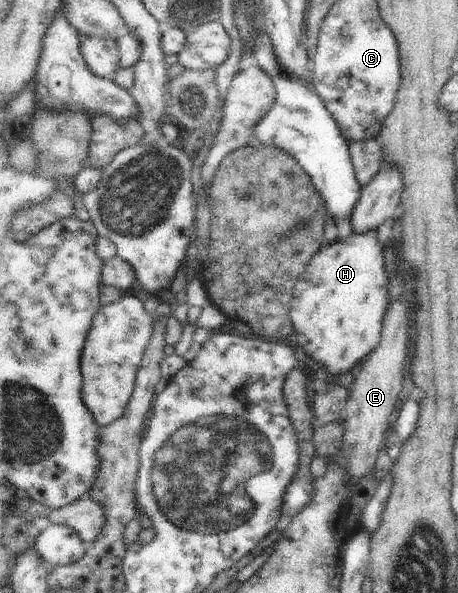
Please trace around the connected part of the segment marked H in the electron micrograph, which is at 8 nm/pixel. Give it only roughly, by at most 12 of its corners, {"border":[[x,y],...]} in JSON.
{"border":[[378,232],[324,247],[291,310],[329,378],[378,350],[390,308]]}

